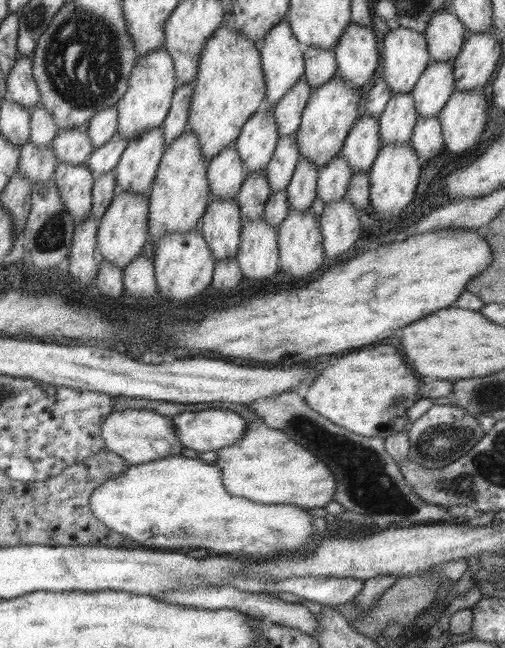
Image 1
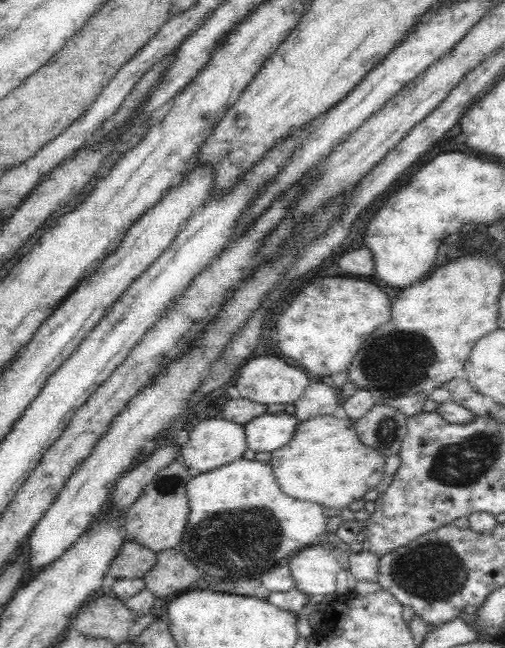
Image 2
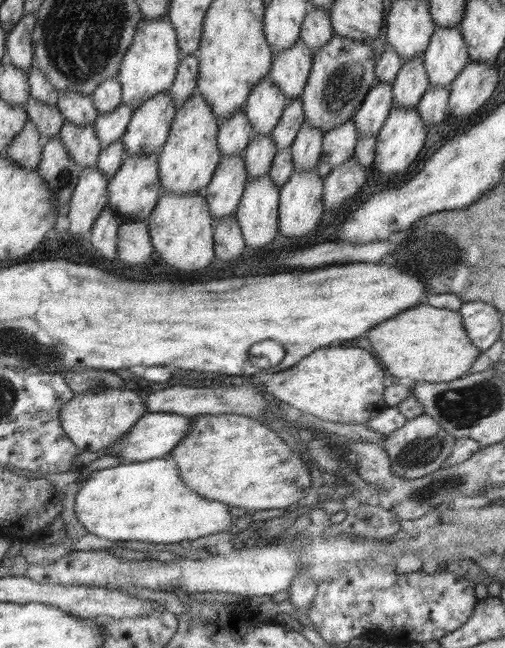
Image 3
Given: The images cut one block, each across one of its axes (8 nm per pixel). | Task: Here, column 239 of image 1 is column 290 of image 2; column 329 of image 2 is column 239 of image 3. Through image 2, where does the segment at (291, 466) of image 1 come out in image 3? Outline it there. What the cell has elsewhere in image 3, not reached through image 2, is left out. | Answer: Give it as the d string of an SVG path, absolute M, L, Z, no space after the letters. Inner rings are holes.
M197 414L191 417L191 428L166 457L175 463L179 479L199 497L247 511L284 510L305 497L311 486L309 466L304 457L292 452L275 431L258 420L238 414Z

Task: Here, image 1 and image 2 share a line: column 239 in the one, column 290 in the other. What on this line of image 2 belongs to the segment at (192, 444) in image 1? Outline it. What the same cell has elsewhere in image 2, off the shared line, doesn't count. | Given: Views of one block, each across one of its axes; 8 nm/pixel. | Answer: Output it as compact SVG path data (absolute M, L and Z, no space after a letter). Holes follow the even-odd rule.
M264 413L243 424L247 448L256 452L270 452L286 444L294 434L295 424L300 421L286 413Z

